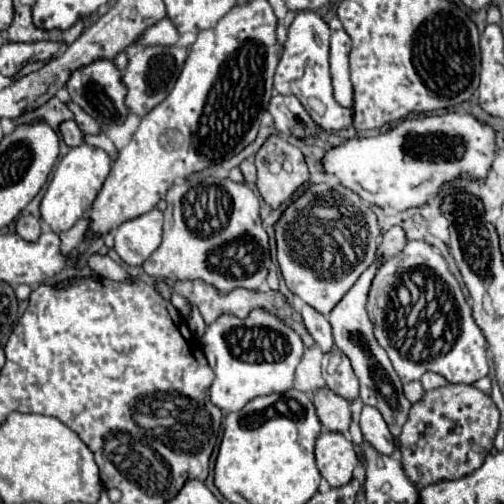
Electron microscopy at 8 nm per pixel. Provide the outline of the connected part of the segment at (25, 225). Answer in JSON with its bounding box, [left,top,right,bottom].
[17,215,41,241]

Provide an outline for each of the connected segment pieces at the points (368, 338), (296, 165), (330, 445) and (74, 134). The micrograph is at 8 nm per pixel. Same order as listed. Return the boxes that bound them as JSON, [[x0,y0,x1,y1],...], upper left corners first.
[[329,263,411,441],[255,135,309,209],[315,431,359,487],[59,119,83,147]]

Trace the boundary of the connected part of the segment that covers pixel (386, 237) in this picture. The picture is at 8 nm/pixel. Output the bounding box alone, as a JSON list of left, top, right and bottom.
[377,227,407,257]

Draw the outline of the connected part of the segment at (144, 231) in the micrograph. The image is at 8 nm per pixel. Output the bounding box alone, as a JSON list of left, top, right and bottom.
[115,209,163,265]

